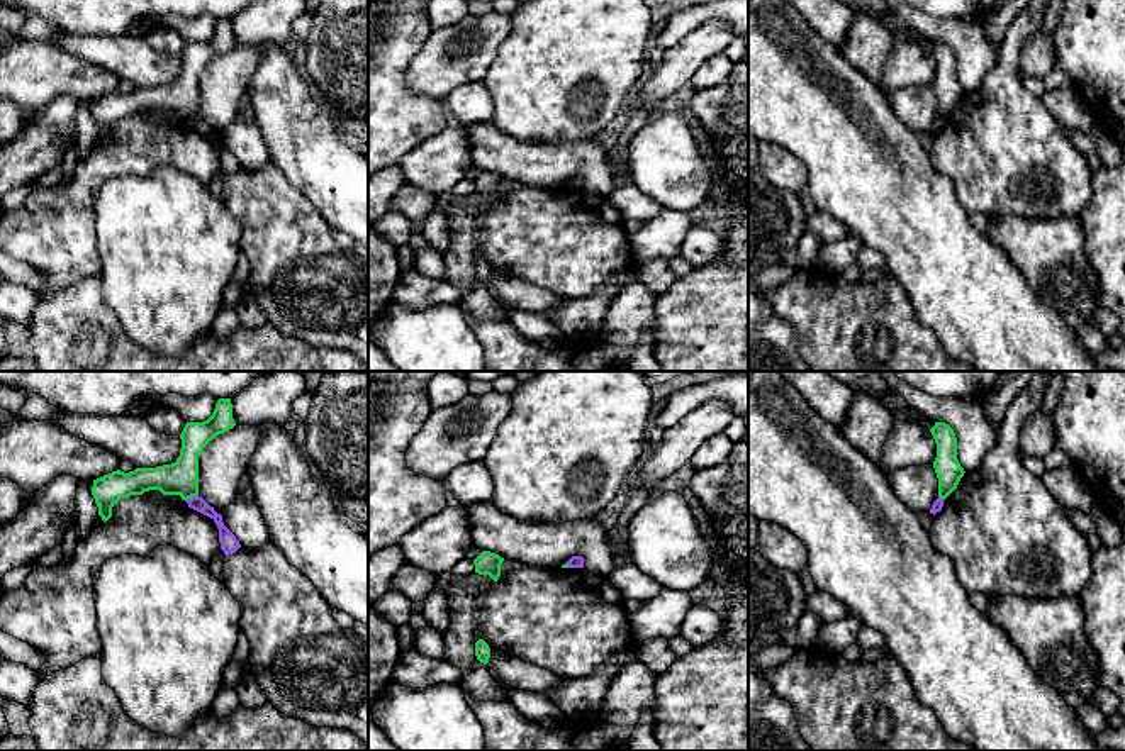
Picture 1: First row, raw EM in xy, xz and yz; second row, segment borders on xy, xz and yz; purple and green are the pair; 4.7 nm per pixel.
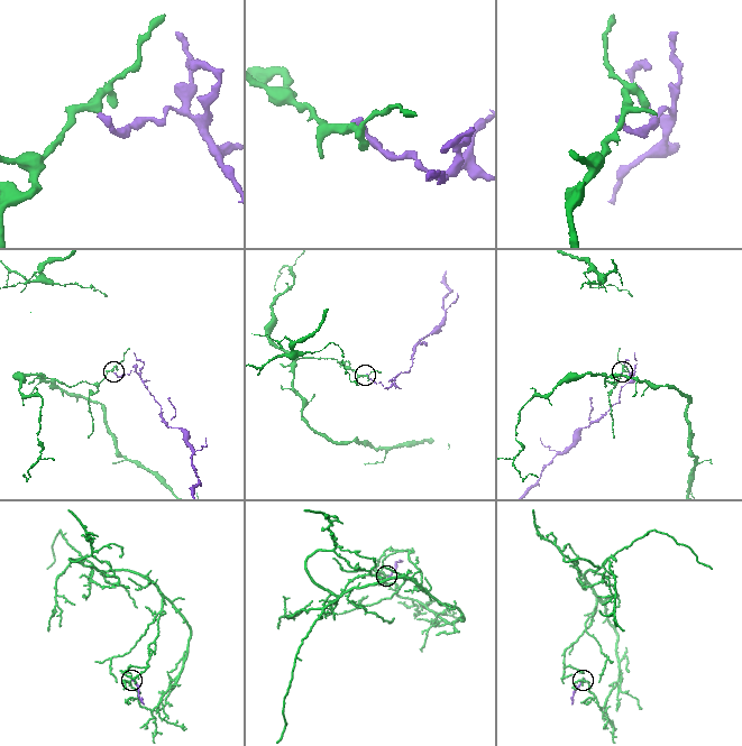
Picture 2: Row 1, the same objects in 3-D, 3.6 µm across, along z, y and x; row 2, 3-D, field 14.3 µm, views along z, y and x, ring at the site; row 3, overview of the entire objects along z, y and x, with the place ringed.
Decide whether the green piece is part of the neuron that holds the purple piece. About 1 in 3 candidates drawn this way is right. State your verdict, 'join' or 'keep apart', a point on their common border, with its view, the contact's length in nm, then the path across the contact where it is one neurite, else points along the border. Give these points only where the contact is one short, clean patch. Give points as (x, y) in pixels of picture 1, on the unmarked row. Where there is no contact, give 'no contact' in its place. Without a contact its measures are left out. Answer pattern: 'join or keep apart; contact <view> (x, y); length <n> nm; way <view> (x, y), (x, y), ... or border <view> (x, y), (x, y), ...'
keep apart; contact xy (192, 117); length 70 nm; border xy (197, 114), (185, 121)

